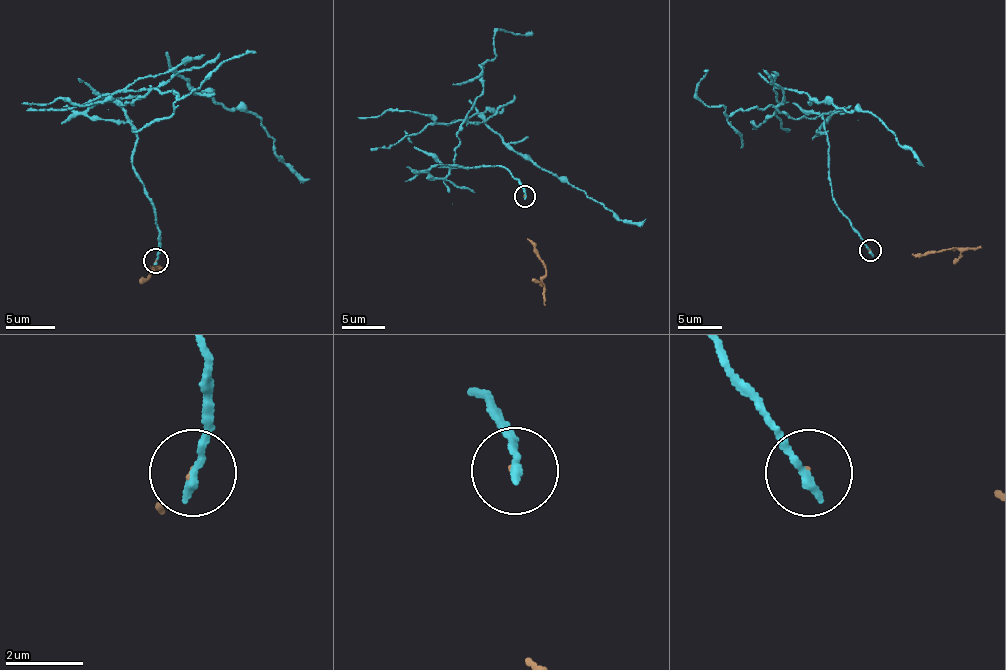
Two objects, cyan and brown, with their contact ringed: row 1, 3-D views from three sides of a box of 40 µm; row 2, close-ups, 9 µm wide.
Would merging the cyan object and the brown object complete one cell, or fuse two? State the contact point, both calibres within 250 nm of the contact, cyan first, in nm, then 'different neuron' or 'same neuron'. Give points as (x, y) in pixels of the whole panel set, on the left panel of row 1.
at (155, 261); 260 nm thick on the cyan side, 40 nm on the other; different neuron

